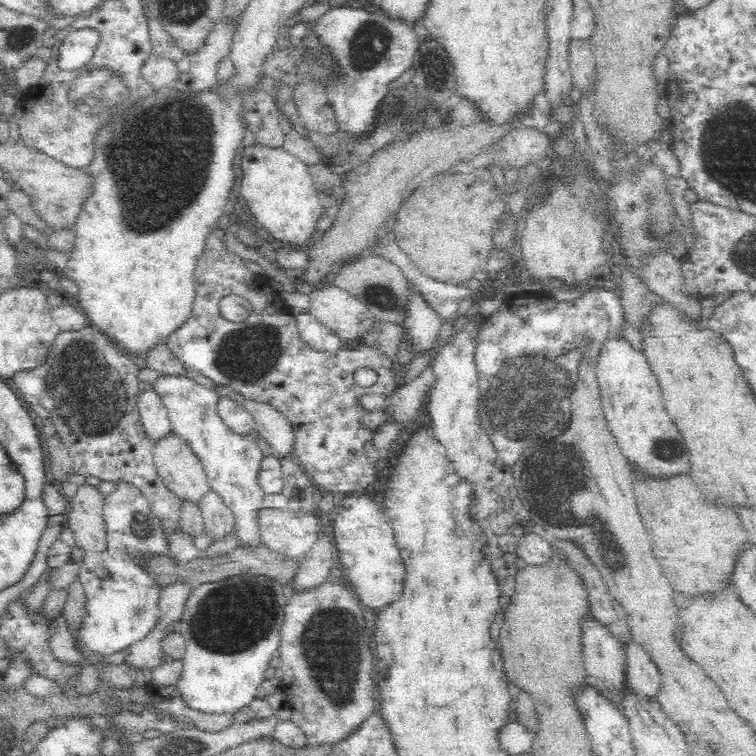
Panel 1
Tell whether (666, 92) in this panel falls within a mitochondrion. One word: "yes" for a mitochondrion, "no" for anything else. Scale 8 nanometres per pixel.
no

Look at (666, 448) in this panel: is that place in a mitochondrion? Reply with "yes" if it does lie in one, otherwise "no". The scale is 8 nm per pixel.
yes

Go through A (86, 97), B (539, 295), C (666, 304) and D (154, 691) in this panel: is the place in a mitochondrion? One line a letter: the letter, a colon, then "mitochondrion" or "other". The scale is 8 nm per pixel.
A: mitochondrion
B: other
C: other
D: other

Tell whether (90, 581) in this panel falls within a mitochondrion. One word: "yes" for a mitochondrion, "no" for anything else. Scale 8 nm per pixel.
no

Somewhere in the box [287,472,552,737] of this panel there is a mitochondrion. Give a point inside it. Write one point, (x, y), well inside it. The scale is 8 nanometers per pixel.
(335, 677)

